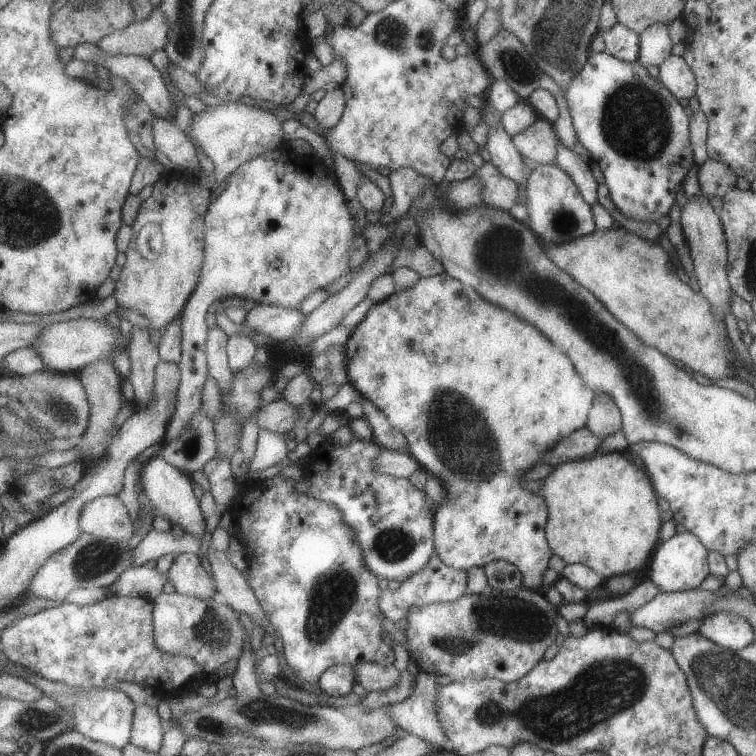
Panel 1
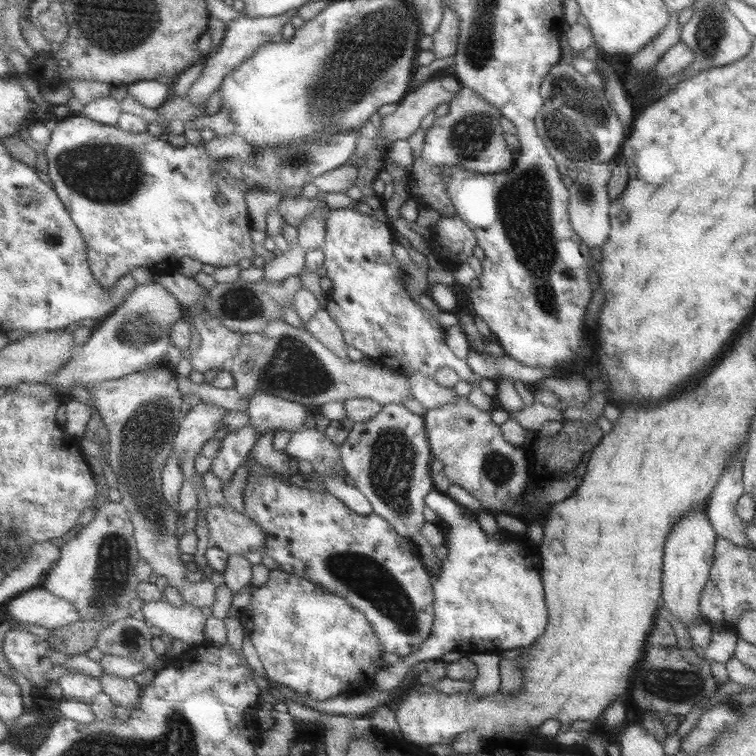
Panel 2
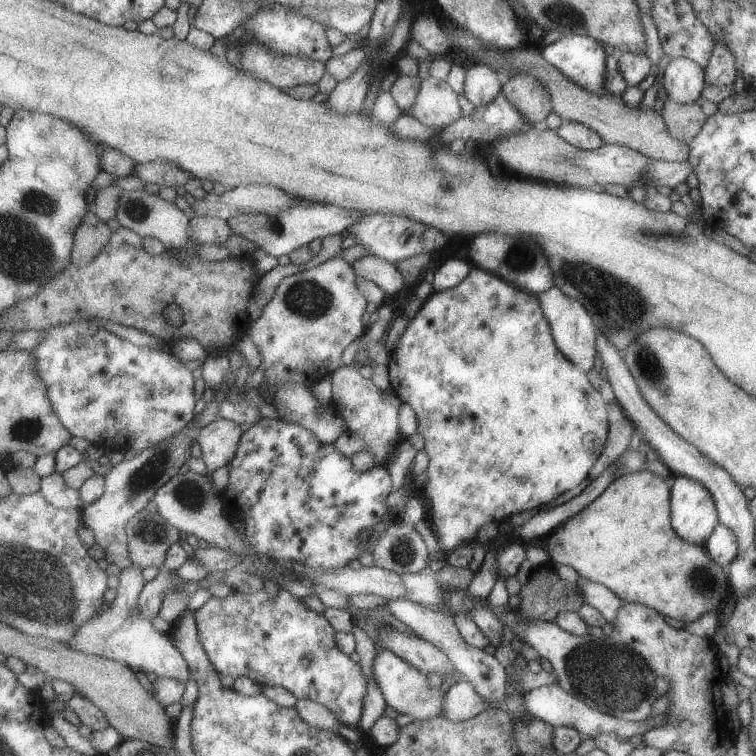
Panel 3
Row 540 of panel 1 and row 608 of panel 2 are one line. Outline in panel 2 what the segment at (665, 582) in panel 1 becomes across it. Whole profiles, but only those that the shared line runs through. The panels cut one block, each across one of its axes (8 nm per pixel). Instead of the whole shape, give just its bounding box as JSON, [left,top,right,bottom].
[661,508,718,627]

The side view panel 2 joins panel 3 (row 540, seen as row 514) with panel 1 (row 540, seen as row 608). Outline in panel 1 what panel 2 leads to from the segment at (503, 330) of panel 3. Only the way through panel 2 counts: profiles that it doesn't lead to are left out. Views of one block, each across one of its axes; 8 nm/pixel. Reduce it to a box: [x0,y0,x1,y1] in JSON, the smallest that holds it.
[346,273,595,590]

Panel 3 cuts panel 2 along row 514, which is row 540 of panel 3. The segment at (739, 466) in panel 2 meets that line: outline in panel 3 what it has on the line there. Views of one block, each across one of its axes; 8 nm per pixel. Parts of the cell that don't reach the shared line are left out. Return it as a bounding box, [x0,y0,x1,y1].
[705,523,739,571]

